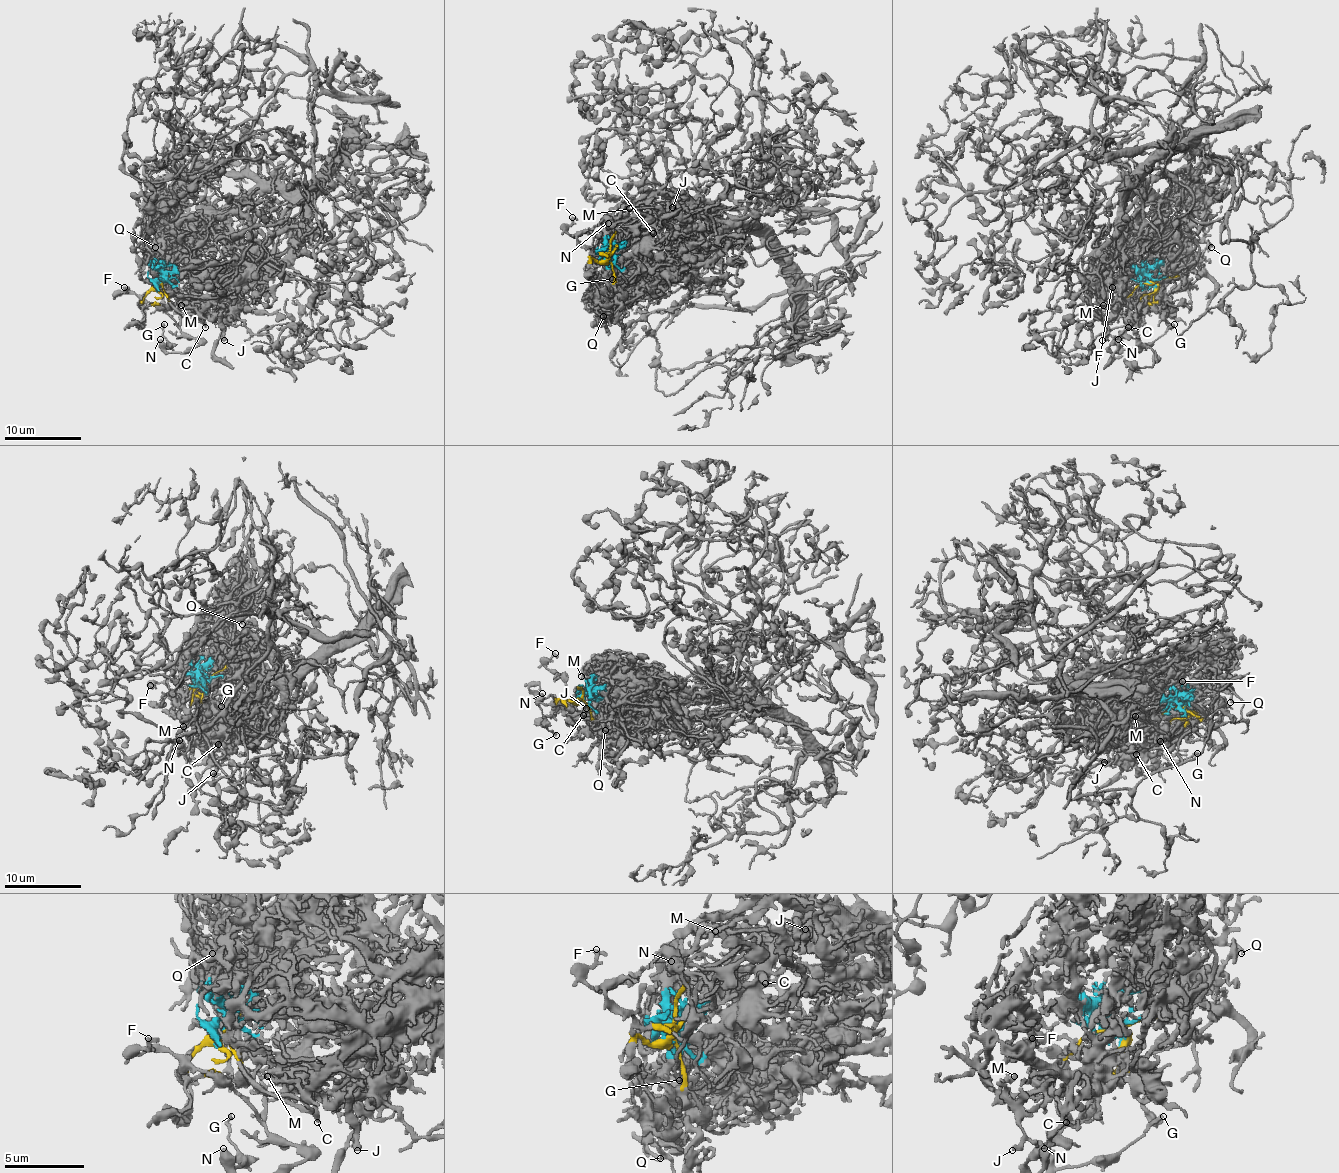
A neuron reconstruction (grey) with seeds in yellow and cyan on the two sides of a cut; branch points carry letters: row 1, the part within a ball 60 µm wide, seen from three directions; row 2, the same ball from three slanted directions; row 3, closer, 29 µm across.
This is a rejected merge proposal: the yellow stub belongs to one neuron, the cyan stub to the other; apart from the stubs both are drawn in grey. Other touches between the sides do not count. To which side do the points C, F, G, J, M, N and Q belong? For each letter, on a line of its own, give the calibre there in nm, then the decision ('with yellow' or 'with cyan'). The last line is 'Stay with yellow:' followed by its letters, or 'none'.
C: 320 nm | with cyan
F: 300 nm | with yellow
G: 200 nm | with yellow
J: 240 nm | with cyan
M: 200 nm | with cyan
N: 550 nm | with yellow
Q: 170 nm | with cyan
Stay with yellow: F, G, N

